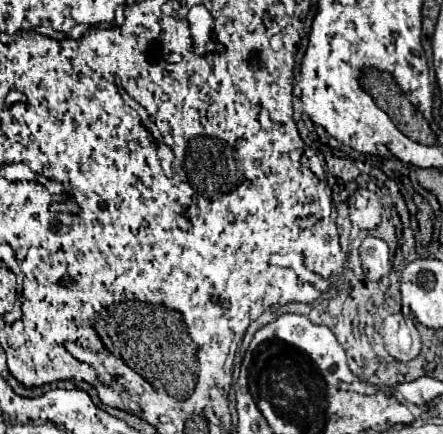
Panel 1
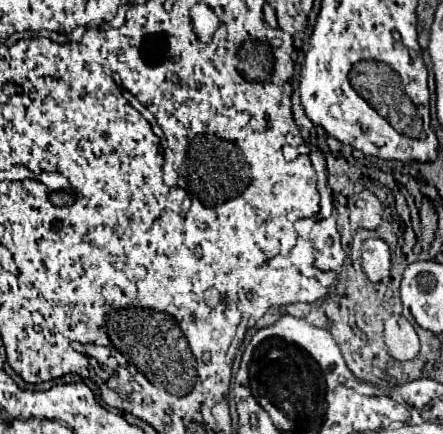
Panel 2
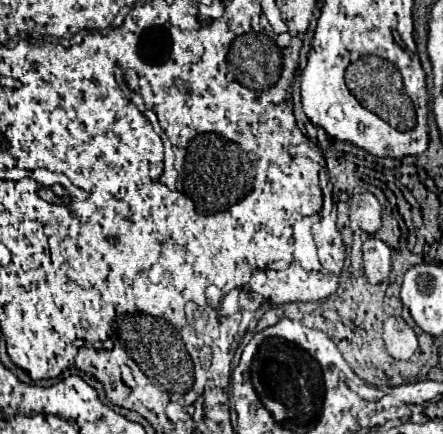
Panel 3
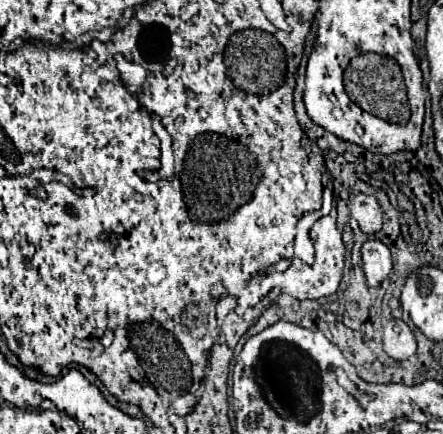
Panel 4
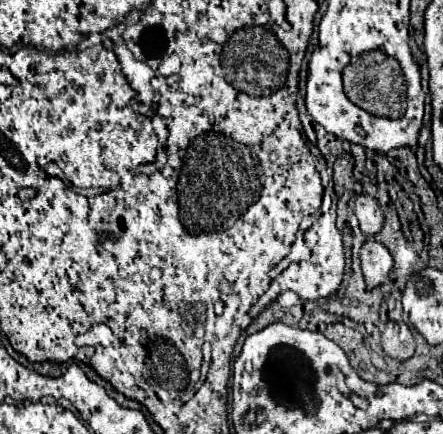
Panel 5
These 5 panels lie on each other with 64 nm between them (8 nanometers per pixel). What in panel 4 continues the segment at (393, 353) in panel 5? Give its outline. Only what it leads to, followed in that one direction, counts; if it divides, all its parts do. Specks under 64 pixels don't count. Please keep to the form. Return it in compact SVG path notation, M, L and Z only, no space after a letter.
M402 318L384 324L384 350L394 360L408 360L416 352L416 338Z

